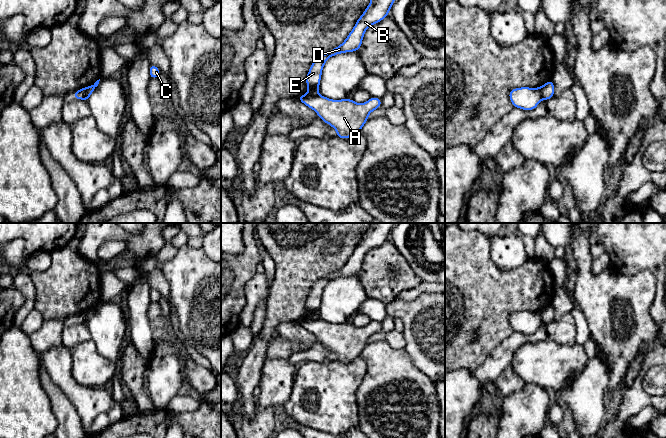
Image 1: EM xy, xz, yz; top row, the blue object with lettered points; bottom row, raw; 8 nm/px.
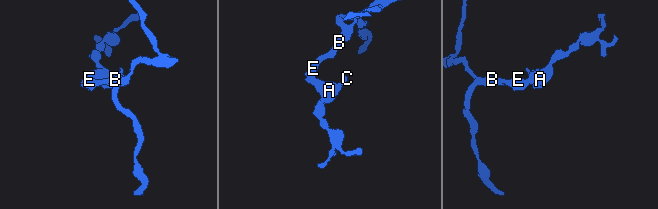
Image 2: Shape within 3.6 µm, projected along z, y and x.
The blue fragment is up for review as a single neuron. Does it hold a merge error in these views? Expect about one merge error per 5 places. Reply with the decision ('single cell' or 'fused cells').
fused cells

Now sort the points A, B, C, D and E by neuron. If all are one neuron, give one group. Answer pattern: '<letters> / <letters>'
A C / B D E

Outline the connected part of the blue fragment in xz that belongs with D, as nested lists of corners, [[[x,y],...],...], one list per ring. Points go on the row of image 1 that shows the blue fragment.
[[[371,0],[369,6],[358,19],[346,40],[335,49],[319,56],[313,62],[306,77],[308,94],[312,96],[318,95],[322,69],[327,59],[340,53],[358,51],[367,28],[382,21],[383,18],[389,14],[394,1],[395,0]]]

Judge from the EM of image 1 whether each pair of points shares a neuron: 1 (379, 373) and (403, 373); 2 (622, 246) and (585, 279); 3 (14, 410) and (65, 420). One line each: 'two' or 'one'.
1: one
2: two
3: two

